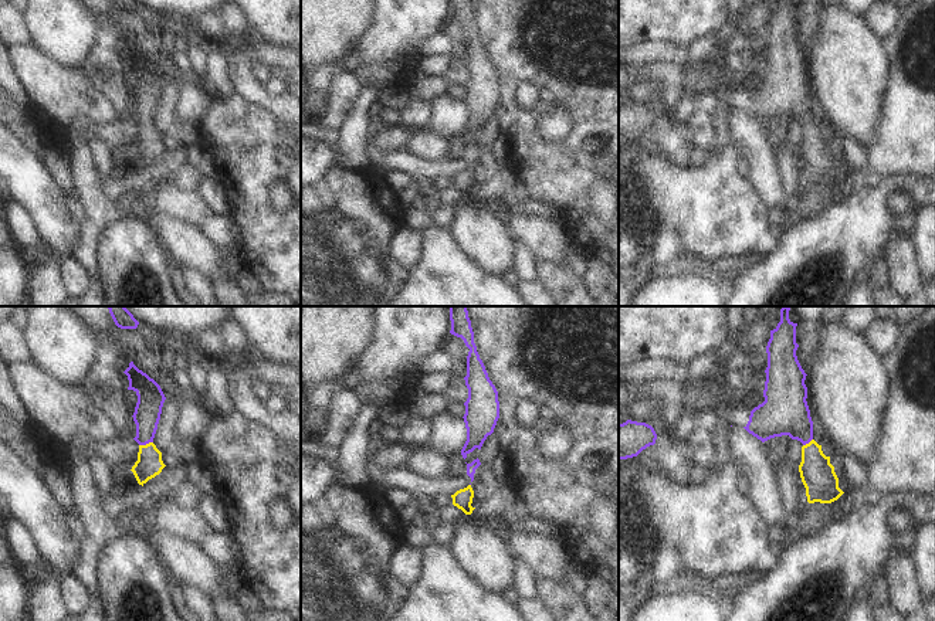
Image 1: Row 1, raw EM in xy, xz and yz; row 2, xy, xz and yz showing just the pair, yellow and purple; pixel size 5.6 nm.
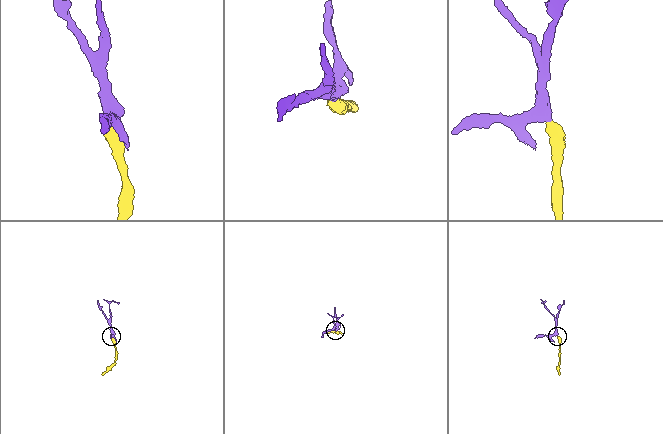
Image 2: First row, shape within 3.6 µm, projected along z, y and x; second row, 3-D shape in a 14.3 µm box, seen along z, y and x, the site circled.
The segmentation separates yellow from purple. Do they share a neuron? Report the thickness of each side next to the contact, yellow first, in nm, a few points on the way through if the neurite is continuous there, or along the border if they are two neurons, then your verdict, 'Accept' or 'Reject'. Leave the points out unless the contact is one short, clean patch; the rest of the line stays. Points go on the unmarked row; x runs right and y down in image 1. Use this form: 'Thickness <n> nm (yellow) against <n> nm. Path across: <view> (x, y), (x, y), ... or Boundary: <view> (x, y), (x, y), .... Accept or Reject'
Thickness 150 nm (yellow) against 150 nm. Path across: xy (149, 146), (146, 126), (148, 92). Accept.

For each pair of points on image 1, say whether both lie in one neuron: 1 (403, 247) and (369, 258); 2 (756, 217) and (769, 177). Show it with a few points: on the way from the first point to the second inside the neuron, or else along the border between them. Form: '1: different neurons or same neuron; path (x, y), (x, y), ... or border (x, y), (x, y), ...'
1: different neurons; border (399, 227), (389, 241), (388, 251), (406, 270)
2: different neurons; border (748, 179), (758, 196), (771, 209)

